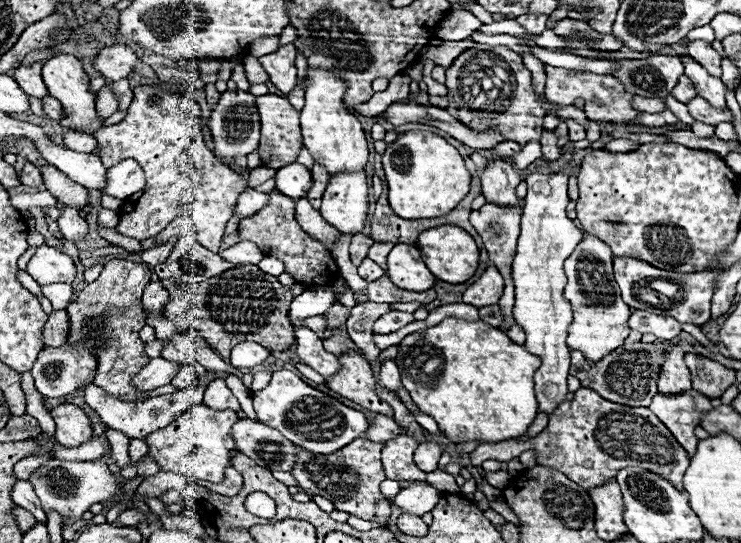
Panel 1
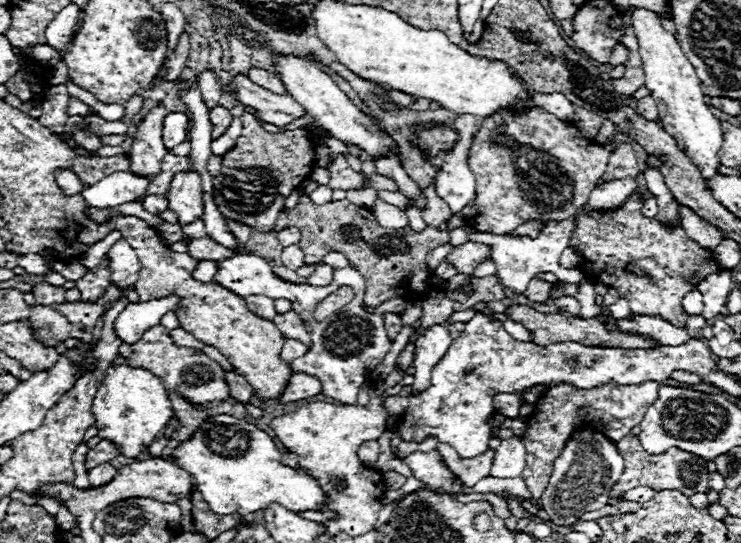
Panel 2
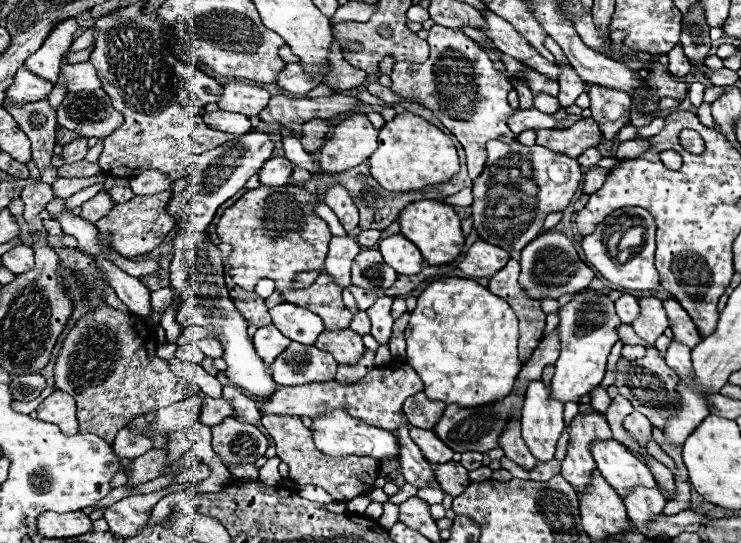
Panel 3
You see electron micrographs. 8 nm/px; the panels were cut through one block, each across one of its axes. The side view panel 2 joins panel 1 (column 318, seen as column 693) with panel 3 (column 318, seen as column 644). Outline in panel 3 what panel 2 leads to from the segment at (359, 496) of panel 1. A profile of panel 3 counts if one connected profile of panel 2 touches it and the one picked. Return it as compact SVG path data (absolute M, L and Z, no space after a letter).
M271 414L262 416L261 423L266 426L270 438L274 440L278 458L290 466L288 478L294 480L296 484L320 486L338 502L348 502L364 494L366 490L372 490L372 484L378 478L378 466L380 466L376 460L368 456L366 458L364 456L346 456L346 458L324 456L314 448L312 432L302 424L302 420L298 420L298 416Z

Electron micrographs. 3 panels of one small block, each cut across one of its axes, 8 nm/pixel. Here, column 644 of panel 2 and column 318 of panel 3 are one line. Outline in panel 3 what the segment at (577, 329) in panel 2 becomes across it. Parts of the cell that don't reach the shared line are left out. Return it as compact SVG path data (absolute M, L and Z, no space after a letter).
M350 328L346 330L332 330L332 332L322 332L314 344L316 348L330 352L338 364L356 364L362 354L364 354L364 344L362 344L362 336L356 332L350 332Z

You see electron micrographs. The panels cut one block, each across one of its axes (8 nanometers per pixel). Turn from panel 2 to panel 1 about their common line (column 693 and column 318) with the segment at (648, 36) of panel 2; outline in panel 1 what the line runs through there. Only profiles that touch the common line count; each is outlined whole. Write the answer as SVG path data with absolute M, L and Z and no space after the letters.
M306 68L306 72L308 72L308 84L304 92L306 104L300 112L304 144L312 152L314 160L324 164L330 174L364 168L368 162L368 142L362 124L354 114L348 112L342 100L348 88L346 82L326 68Z

